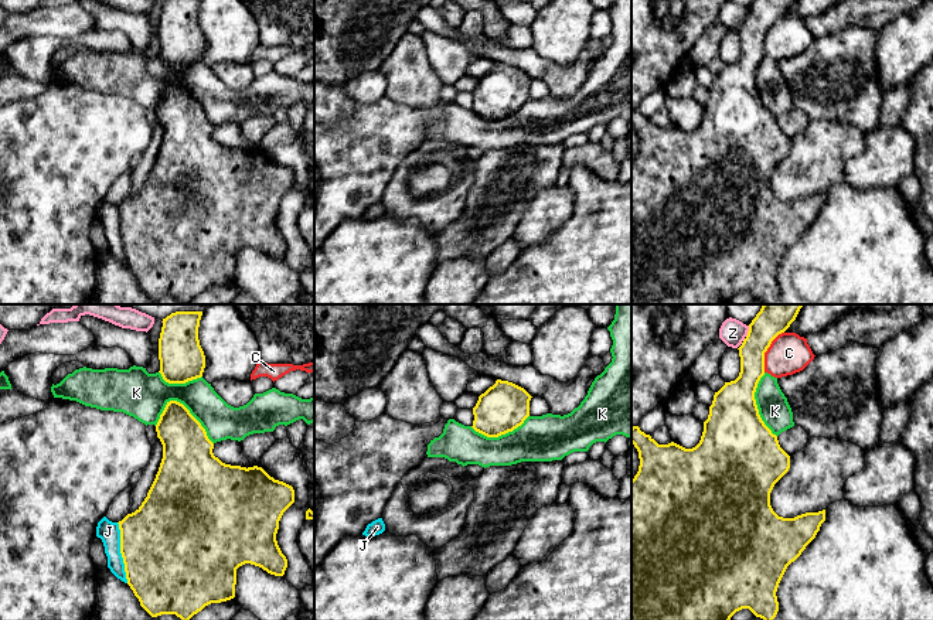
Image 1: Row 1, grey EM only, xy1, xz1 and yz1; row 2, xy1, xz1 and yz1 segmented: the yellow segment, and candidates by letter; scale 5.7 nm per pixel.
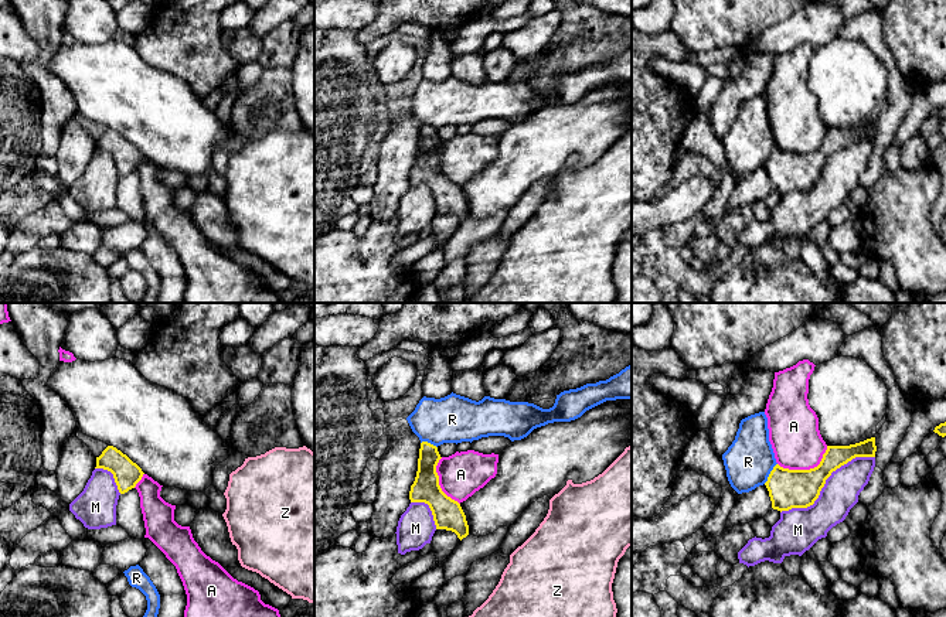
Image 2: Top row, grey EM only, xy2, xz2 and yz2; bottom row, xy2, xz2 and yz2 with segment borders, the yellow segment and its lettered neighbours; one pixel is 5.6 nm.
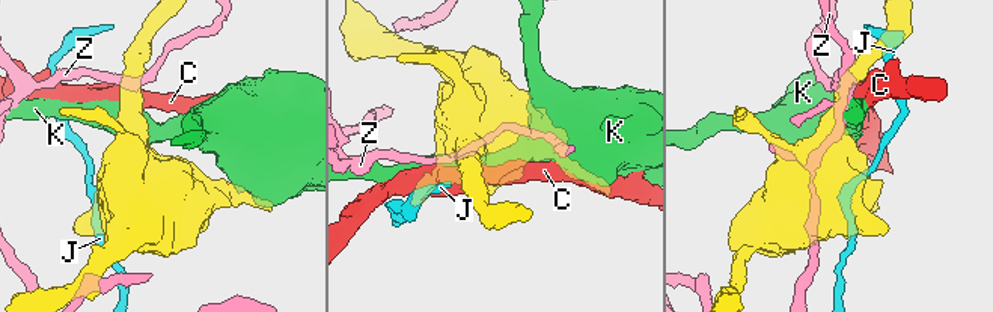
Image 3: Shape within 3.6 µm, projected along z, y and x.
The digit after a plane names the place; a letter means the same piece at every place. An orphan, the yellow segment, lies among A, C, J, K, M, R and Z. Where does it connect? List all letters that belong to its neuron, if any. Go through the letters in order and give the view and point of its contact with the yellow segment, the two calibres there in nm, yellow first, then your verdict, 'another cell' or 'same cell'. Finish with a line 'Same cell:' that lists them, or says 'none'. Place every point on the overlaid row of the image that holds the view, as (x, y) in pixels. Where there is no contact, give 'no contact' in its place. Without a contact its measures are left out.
A: meets yellow in yz2 at (806, 470); 220 nm thick on the yellow side, 280 nm on the other; another cell
C: meets yellow in yz1 at (766, 350); 200 nm thick on the yellow side, 240 nm on the other; another cell
J: meets yellow in xy1 at (121, 552); 500 nm thick on the yellow side, 120 nm on the other; another cell
K: meets yellow in xy1 at (193, 416); 280 nm thick on the yellow side, 200 nm on the other; another cell
M: meets yellow in yz2 at (824, 483); 220 nm thick on the yellow side, 200 nm on the other; another cell
R: meets yellow in yz2 at (771, 473); 220 nm thick on the yellow side, 280 nm on the other; another cell
Z: meets yellow in yz1 at (748, 331); 200 nm thick on the yellow side, 150 nm on the other; another cell
Same cell: none

